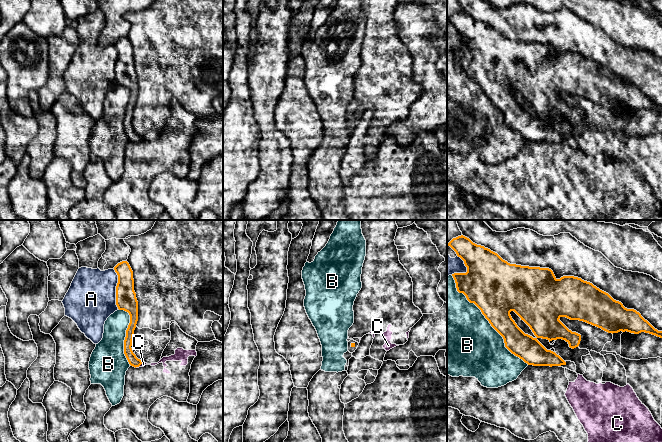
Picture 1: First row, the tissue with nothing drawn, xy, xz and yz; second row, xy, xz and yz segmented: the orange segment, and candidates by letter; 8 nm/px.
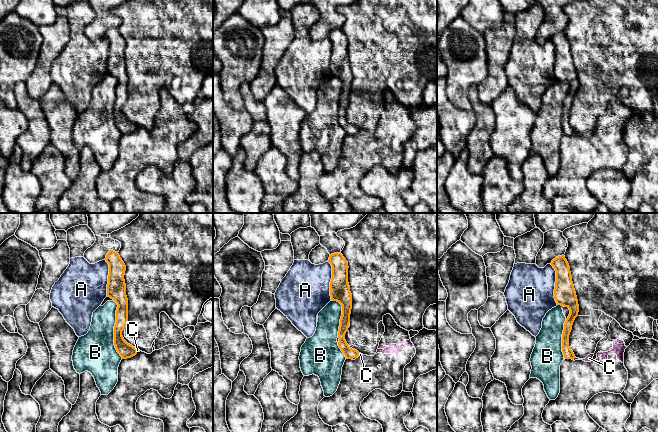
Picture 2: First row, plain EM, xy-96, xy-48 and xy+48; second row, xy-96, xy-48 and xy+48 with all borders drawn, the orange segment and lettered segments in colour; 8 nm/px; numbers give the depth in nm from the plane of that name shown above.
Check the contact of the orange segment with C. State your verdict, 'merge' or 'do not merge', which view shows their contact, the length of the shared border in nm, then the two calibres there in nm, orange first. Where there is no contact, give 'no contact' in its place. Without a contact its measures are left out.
do not merge | xy | 80 nm | 80/40 nm

